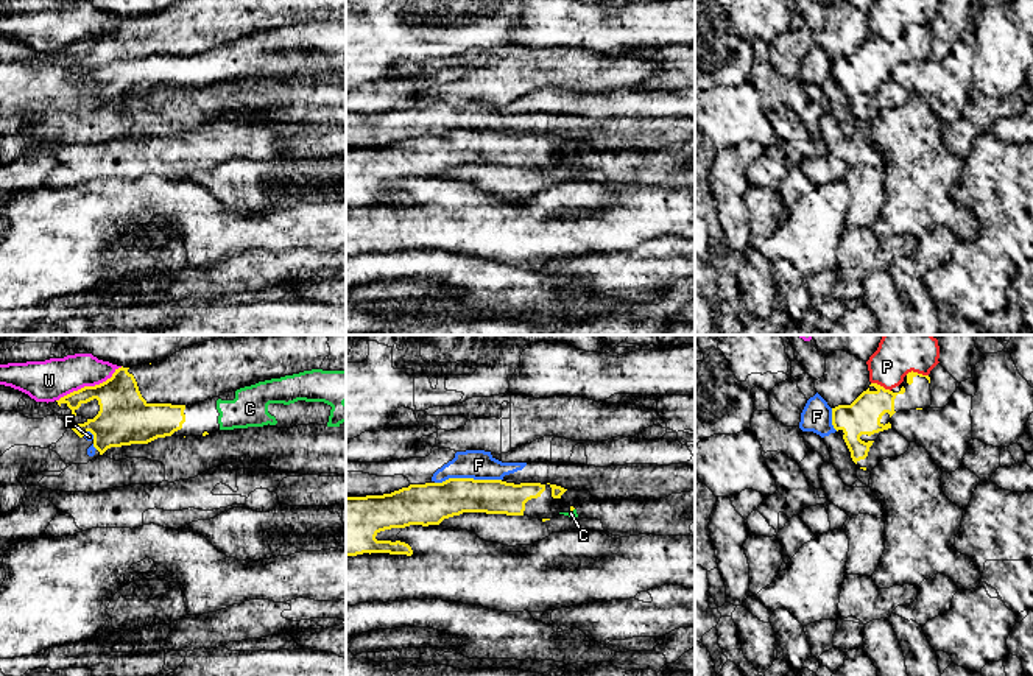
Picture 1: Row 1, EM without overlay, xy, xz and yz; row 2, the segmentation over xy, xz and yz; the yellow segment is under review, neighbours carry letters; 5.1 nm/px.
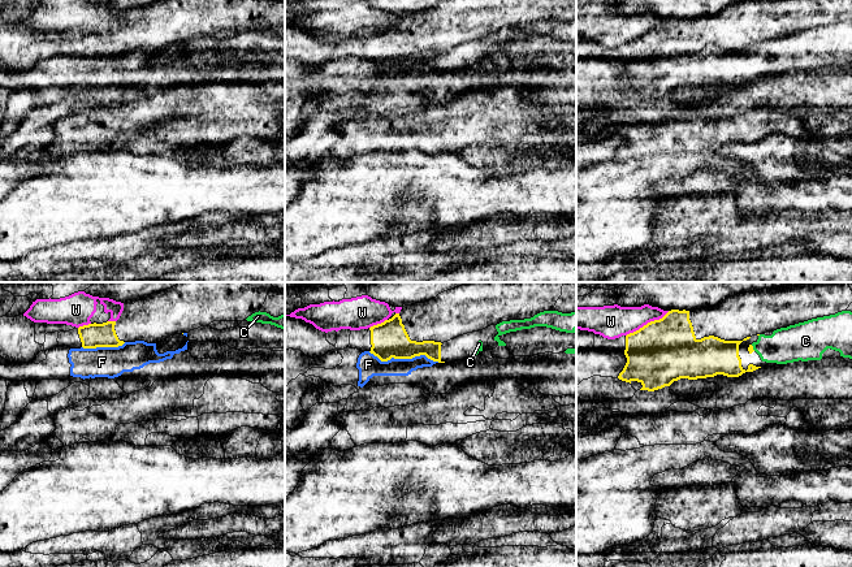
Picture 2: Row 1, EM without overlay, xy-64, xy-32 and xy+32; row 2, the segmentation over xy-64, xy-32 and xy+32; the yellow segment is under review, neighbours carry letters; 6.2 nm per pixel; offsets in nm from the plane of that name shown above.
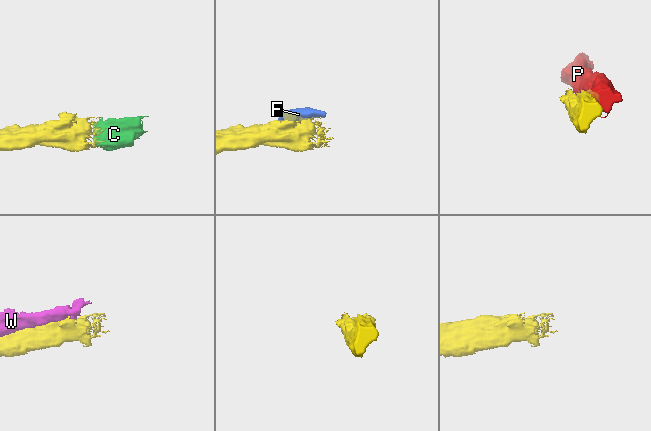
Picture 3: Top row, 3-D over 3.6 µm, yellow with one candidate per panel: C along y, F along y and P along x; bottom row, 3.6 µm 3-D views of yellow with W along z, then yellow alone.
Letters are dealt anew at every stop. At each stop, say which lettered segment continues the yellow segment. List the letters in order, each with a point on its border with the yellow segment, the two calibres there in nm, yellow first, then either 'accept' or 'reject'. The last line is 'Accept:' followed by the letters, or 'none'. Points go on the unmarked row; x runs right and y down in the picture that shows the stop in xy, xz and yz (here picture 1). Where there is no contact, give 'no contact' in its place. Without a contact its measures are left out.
C: meets yellow in xz at (572, 161); 20 nm thick on the yellow side, 30 nm on the other; accept
F: meets yellow in xz at (468, 130); 220 nm thick on the yellow side, 160 nm on the other; reject
P: meets yellow in yz at (881, 38); 180 nm thick on the yellow side, 190 nm on the other; reject
W: meets yellow in xy at (89, 38); 280 nm thick on the yellow side, 220 nm on the other; reject
Accept: C

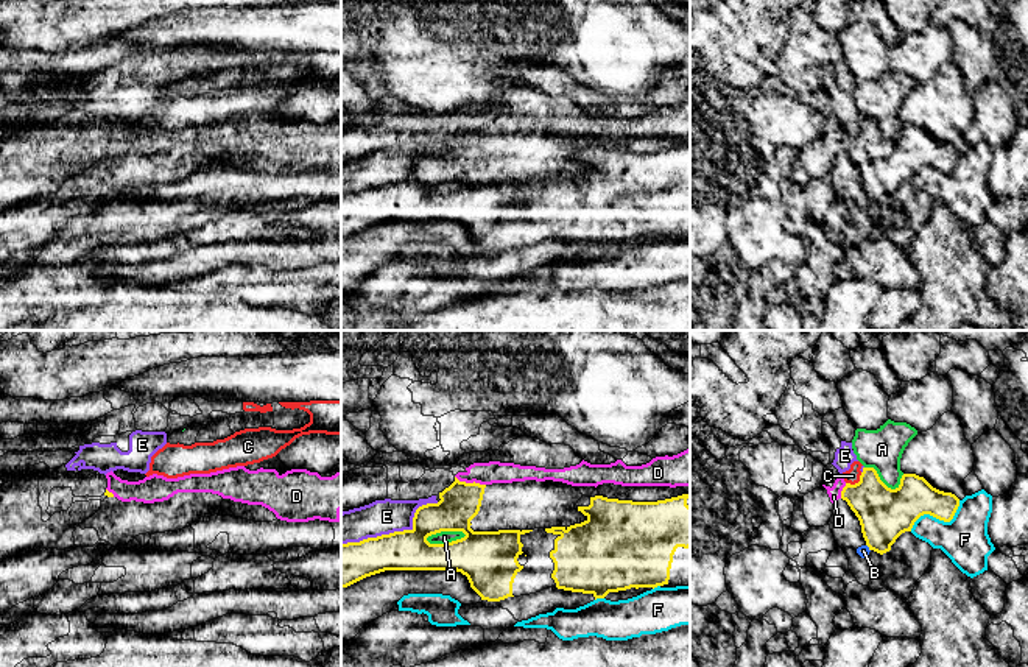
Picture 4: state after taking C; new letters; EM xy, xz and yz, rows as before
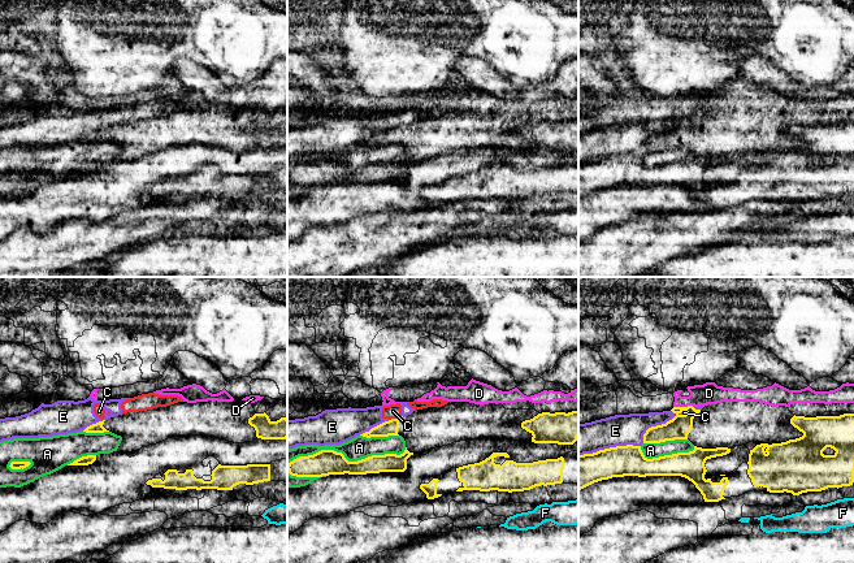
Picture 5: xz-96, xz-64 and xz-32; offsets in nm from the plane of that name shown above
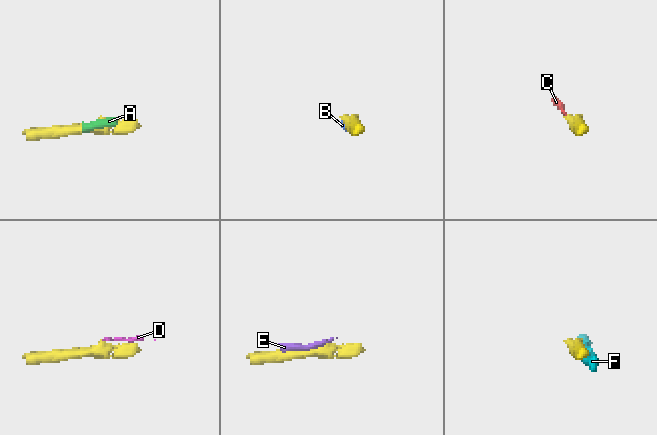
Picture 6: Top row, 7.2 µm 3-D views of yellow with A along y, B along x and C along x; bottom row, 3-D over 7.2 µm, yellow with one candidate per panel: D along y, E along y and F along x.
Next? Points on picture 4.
A: meets yellow in xz at (447, 194); 280 nm thick on the yellow side, 60 nm on the other; reject
B: meets yellow in yz at (868, 197); 260 nm thick on the yellow side, 60 nm on the other; reject
C: meets yellow in yz at (855, 134); 260 nm thick on the yellow side, 80 nm on the other; reject
D: meets yellow in xz at (471, 134); 200 nm thick on the yellow side, 110 nm on the other; reject
E: meets yellow in xz at (396, 183); 200 nm thick on the yellow side, 180 nm on the other; reject
F: meets yellow in yz at (938, 169); 240 nm thick on the yellow side, 240 nm on the other; reject
Accept: none

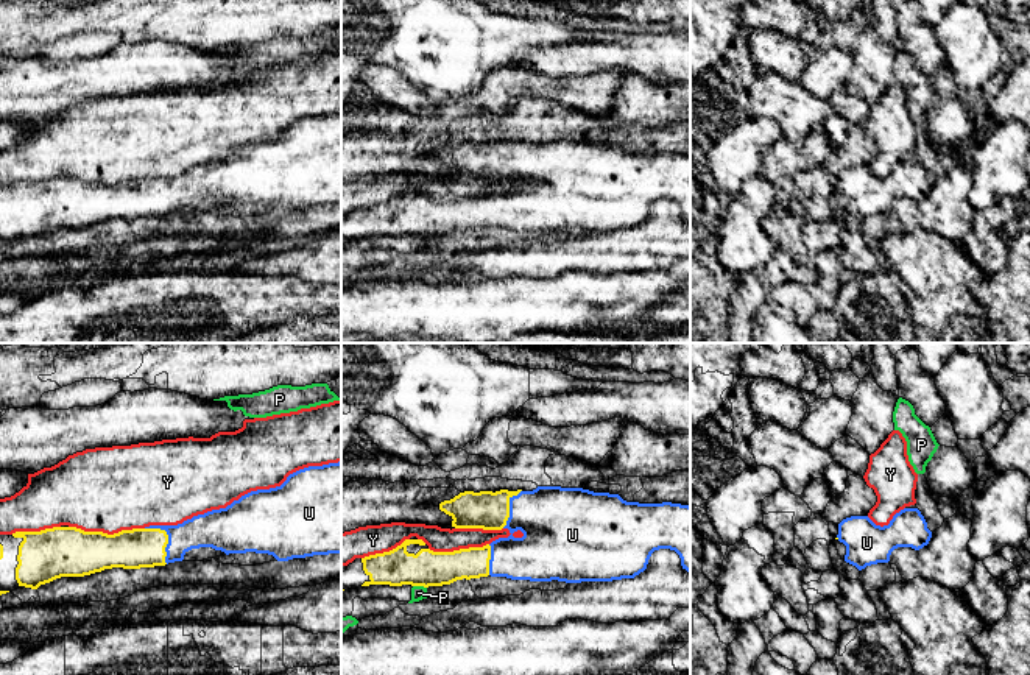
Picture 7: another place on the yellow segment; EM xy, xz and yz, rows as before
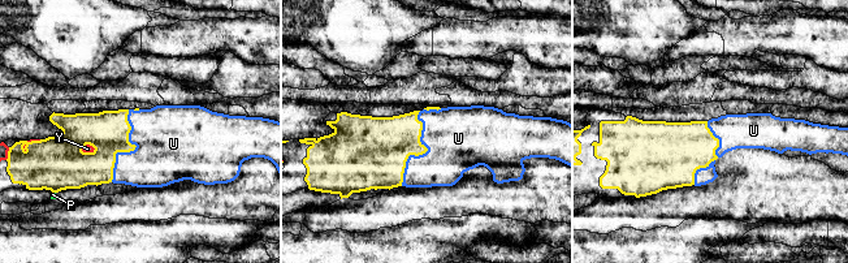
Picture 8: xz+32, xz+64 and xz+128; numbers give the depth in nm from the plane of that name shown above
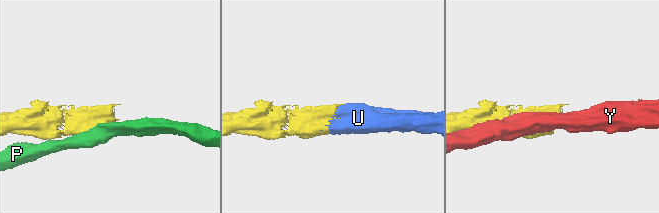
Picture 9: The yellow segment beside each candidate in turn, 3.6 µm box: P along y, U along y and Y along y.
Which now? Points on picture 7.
P: meets yellow in xz at (419, 236); 190 nm thick on the yellow side, 80 nm on the other; reject
U: meets yellow in xy at (167, 189); 200 nm thick on the yellow side, 190 nm on the other; accept
Y: meets yellow in xy at (106, 184); 260 nm thick on the yellow side, 440 nm on the other; reject
Accept: U

